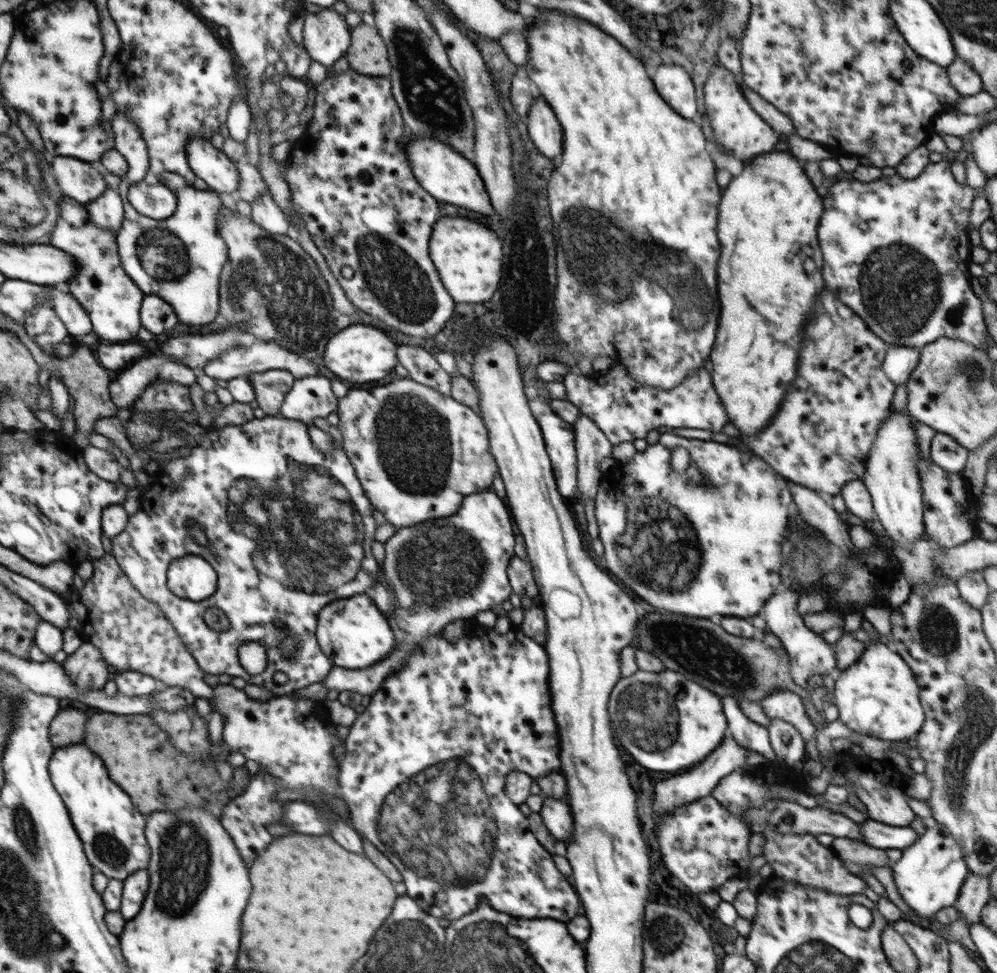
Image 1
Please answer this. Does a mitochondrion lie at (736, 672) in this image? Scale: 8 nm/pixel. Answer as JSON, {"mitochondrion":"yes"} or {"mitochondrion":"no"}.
{"mitochondrion":"yes"}

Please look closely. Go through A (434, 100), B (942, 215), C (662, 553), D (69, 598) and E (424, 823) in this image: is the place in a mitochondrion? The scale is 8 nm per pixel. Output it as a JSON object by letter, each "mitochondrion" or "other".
{"A":"mitochondrion","B":"other","C":"mitochondrion","D":"other","E":"mitochondrion"}

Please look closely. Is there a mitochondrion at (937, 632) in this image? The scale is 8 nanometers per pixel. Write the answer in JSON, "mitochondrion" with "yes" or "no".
{"mitochondrion":"yes"}

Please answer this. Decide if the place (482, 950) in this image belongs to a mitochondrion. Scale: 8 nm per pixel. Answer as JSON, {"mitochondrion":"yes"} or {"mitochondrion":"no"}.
{"mitochondrion":"yes"}

